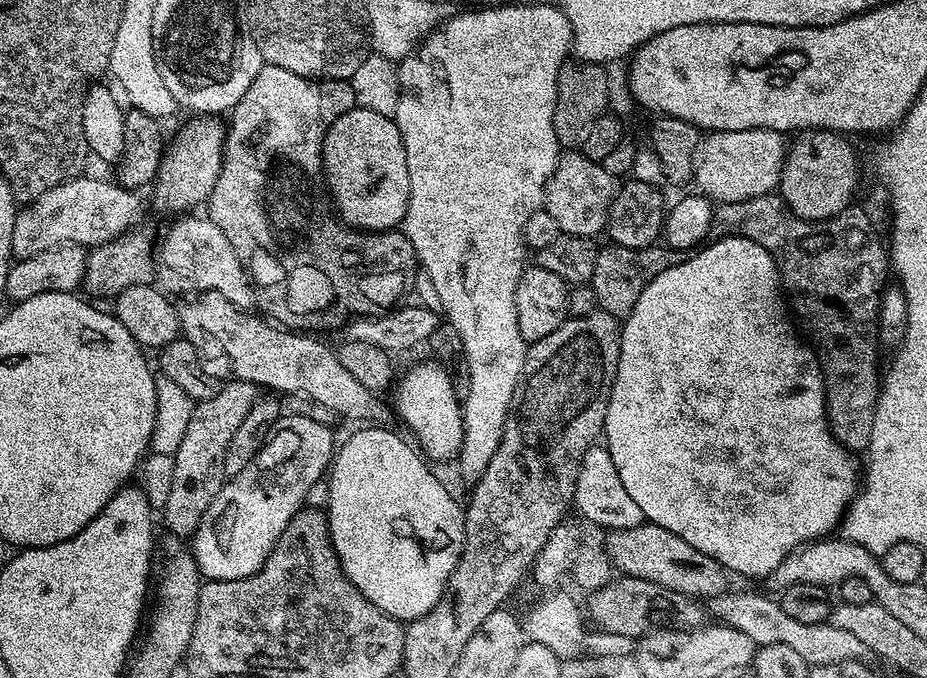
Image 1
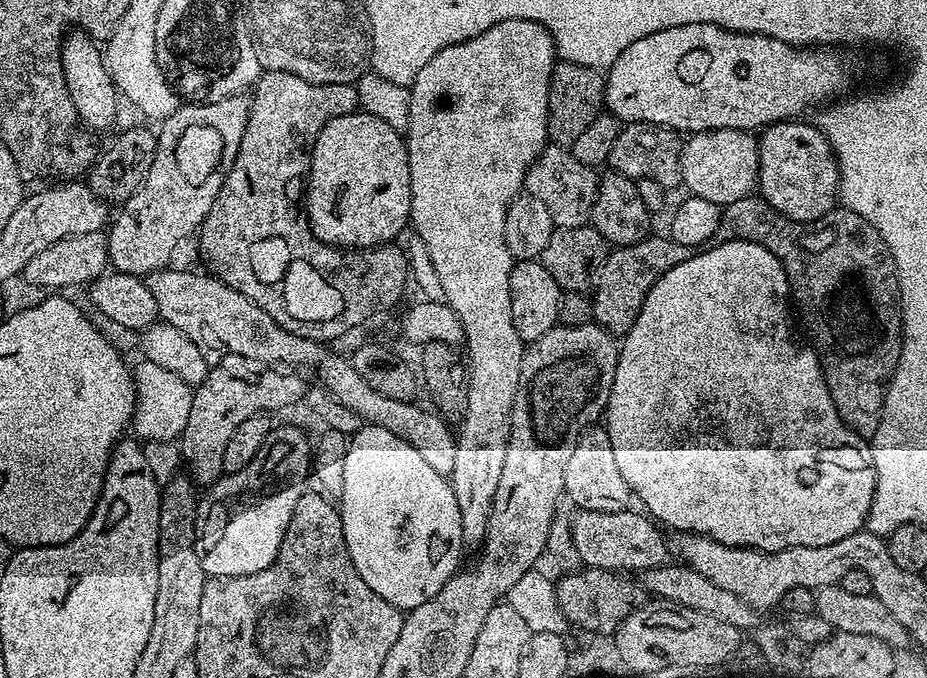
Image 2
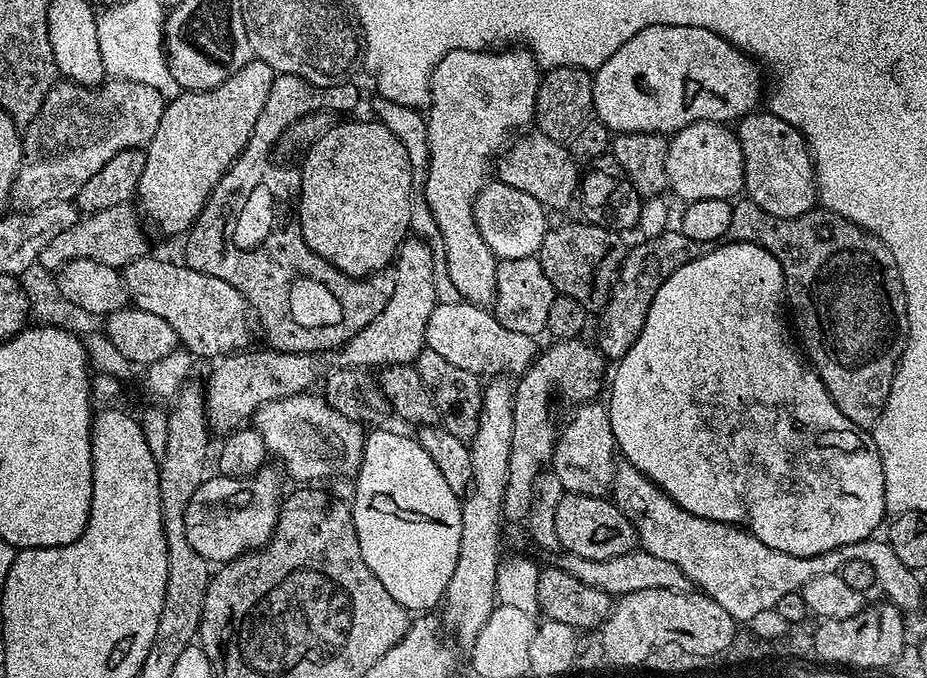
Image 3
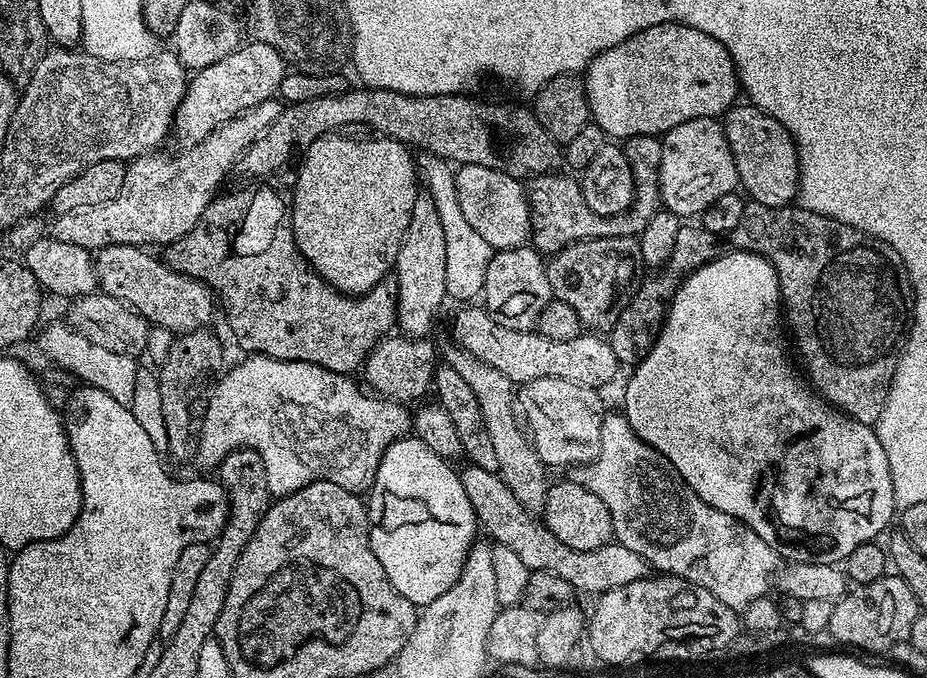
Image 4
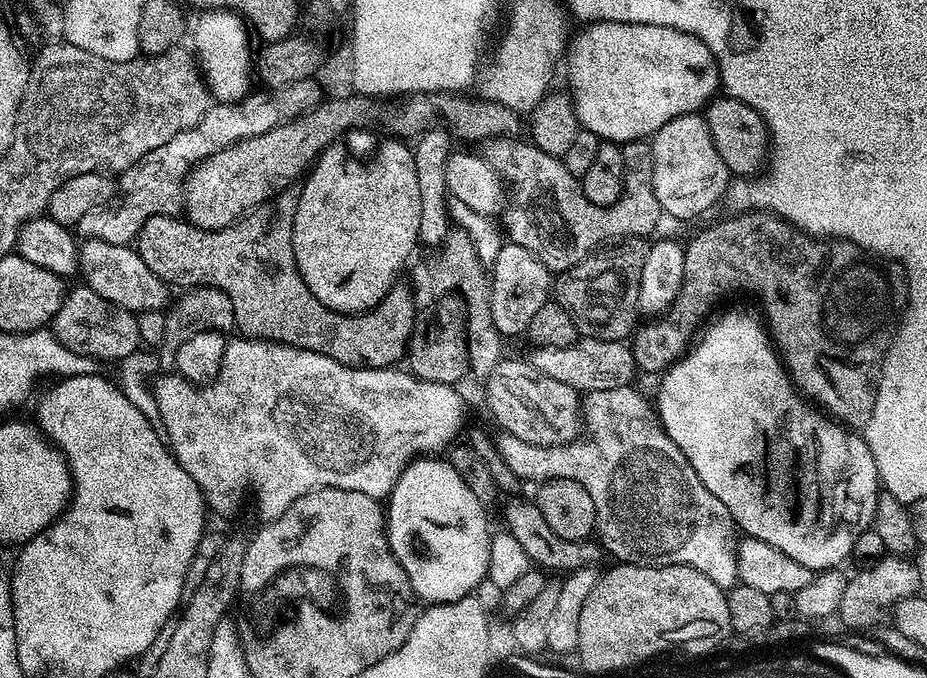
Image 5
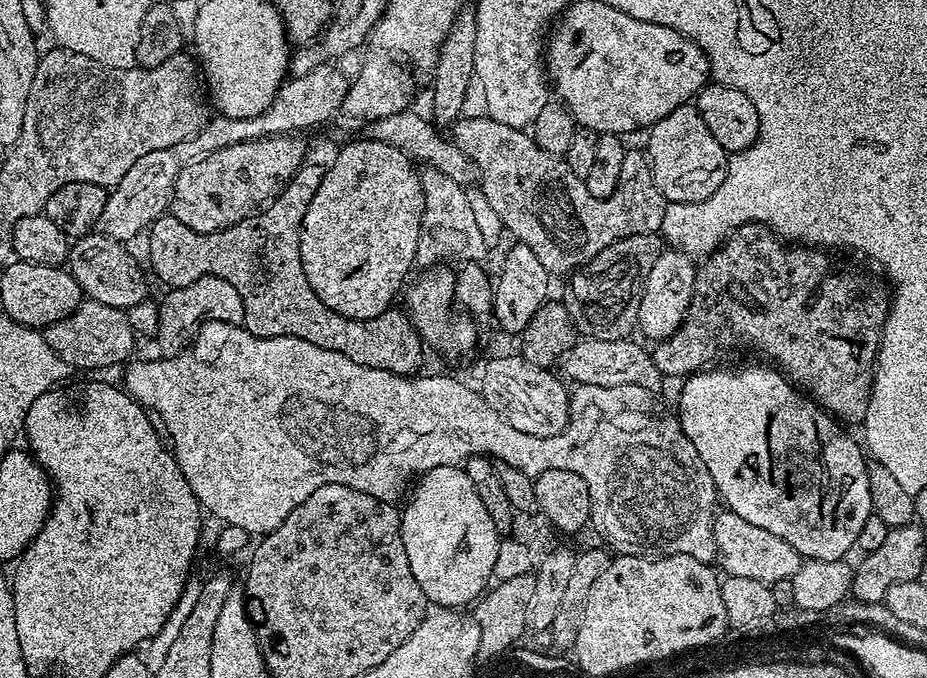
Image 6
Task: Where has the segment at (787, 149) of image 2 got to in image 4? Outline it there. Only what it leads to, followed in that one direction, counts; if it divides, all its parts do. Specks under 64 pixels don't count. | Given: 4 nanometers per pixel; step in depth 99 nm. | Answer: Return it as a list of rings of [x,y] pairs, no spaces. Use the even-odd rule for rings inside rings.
[[[751,102],[733,103],[732,107],[724,113],[722,123],[726,142],[730,146],[730,154],[734,154],[736,178],[741,189],[745,188],[749,201],[770,206],[771,208],[787,208],[797,199],[800,186],[800,159],[796,153],[796,143],[792,140],[792,133],[770,114],[766,114],[763,107]]]

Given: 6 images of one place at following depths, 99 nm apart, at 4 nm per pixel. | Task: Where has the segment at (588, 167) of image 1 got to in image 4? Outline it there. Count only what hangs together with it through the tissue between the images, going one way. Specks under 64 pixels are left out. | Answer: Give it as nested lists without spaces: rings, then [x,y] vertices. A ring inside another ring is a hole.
[[[370,88],[367,129],[385,139],[420,146],[449,163],[486,166],[517,178],[543,176],[559,169],[562,148],[526,107],[488,104],[468,95],[410,96],[400,91]],[[460,152],[460,156],[456,156]],[[525,176],[525,177],[524,177]]]

